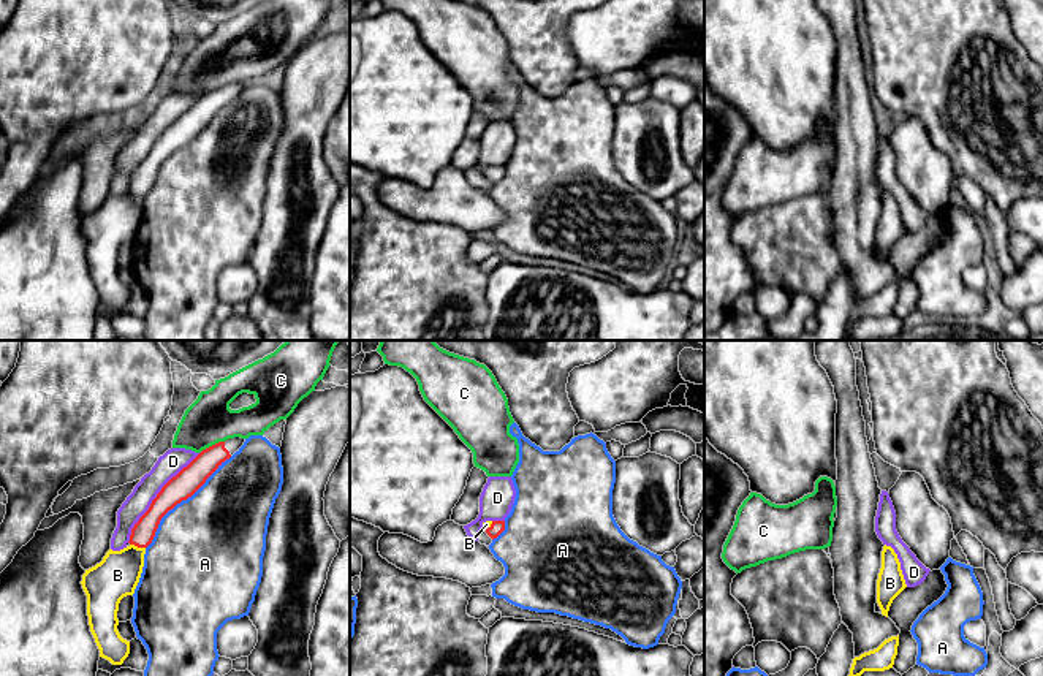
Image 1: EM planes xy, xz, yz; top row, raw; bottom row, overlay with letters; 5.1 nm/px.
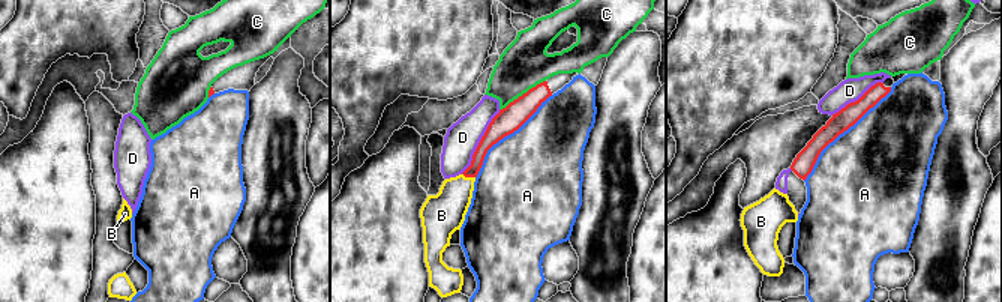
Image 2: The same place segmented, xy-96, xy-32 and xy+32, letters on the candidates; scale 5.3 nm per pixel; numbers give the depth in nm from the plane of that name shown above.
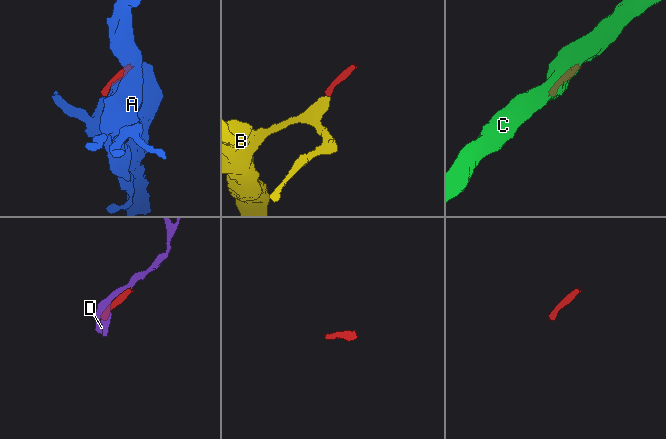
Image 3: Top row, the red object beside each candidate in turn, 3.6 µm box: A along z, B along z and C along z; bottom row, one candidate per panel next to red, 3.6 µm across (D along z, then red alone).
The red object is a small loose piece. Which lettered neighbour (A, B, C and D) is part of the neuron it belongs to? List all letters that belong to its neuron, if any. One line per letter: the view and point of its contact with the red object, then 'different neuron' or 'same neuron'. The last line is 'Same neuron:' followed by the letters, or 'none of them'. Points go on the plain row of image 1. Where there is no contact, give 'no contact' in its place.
A: xy (181, 146) | different neuron
B: xy (138, 192) | same neuron
C: xy (212, 91) | different neuron
D: xy (157, 141) | different neuron
Same neuron: B

